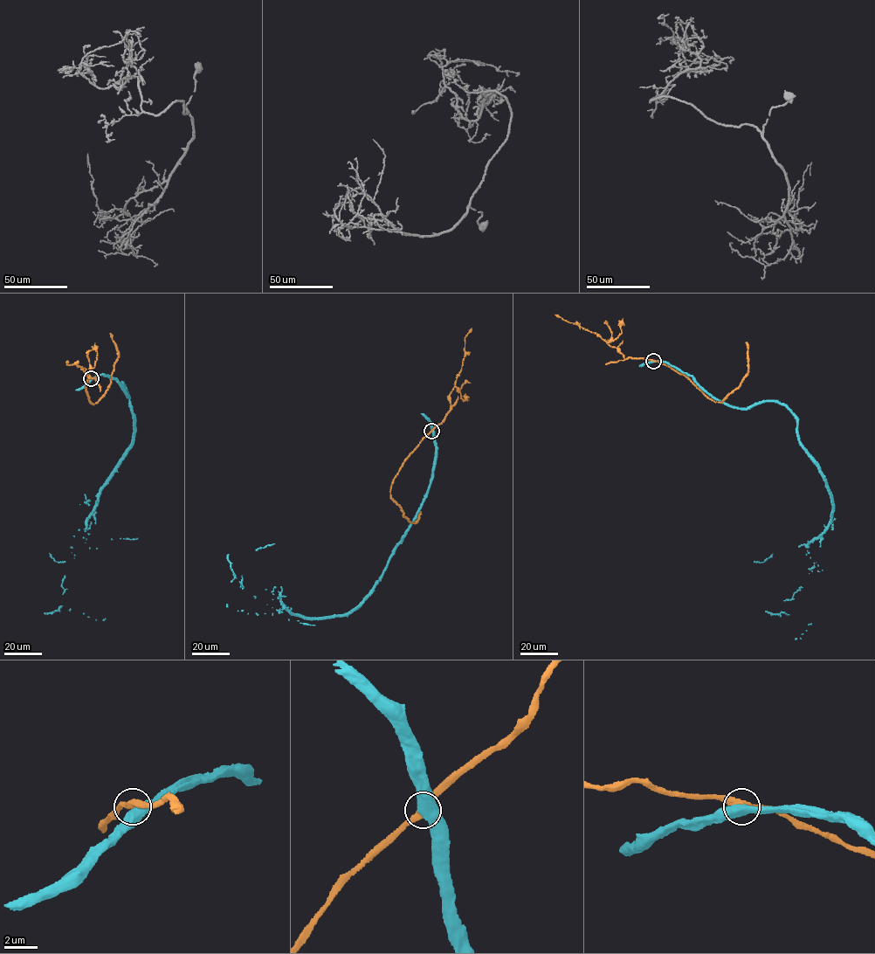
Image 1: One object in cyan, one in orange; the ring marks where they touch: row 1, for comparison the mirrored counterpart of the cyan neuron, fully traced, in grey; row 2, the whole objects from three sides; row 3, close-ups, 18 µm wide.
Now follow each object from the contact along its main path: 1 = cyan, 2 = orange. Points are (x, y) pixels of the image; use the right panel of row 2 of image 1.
1: (653, 361), (730, 405), (775, 401), (796, 419), (833, 507), (807, 545), (812, 571), (784, 600), (795, 639)
2: (653, 361), (685, 376), (709, 398), (721, 402), (739, 386), (747, 373), (746, 342)

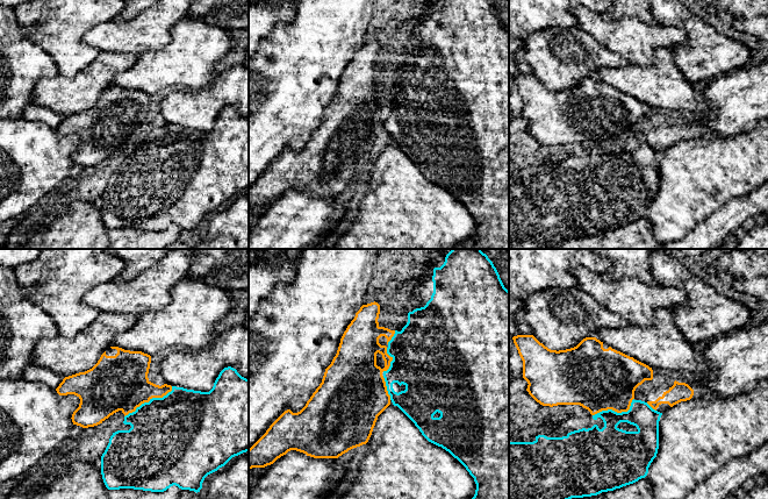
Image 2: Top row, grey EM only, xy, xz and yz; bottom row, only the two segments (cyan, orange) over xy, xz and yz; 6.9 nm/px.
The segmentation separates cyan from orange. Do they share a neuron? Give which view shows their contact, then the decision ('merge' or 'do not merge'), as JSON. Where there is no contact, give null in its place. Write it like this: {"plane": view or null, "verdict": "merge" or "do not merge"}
{"plane": "xy", "verdict": "do not merge"}

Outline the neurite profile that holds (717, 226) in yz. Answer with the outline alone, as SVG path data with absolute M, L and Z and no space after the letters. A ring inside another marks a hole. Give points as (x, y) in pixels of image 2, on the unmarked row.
M768 181L761 187L726 202L715 211L683 238L660 249L712 249L747 219L768 211Z

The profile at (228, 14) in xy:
M194 0L188 16L229 31L249 29L249 0Z

